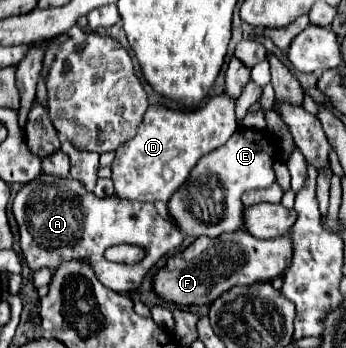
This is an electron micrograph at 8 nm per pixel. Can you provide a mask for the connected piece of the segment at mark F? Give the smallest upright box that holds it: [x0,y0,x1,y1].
[155,232,291,306]

